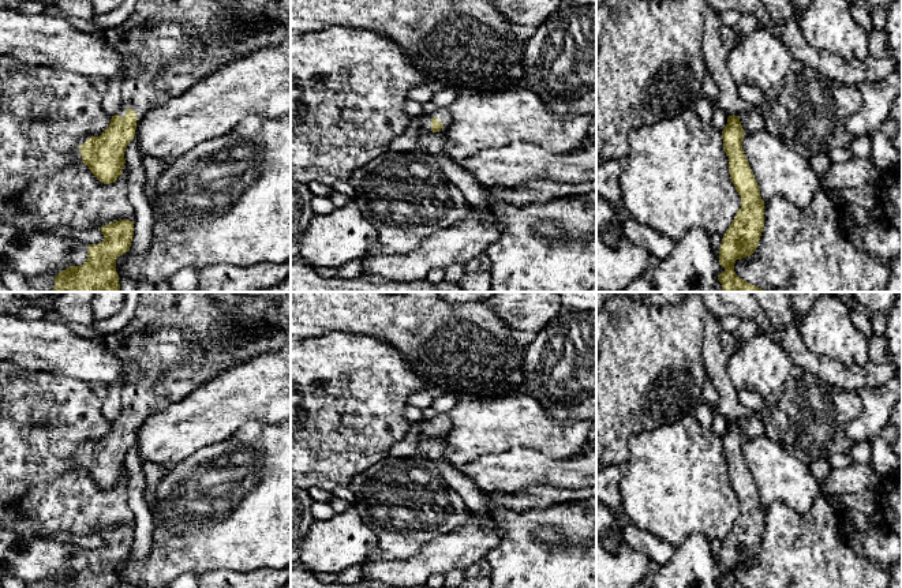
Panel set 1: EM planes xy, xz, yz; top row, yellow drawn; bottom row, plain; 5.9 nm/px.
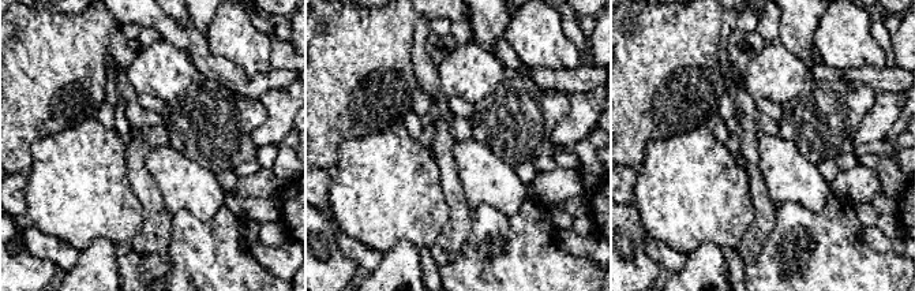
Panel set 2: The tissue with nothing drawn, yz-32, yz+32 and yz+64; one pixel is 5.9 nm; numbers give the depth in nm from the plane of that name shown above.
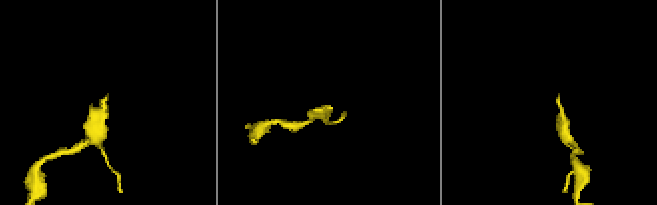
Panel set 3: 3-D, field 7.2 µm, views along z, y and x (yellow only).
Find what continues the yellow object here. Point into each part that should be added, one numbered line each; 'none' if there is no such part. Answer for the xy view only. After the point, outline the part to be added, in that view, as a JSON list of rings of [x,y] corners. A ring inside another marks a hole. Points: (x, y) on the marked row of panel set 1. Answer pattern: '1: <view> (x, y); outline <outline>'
1: xy (183, 40); outline [[[136,0],[134,12],[128,19],[116,27],[109,27],[102,33],[105,41],[128,60],[128,74],[121,82],[121,106],[117,116],[124,117],[126,111],[131,108],[136,116],[145,115],[149,109],[162,105],[166,101],[183,94],[199,79],[217,71],[218,68],[233,63],[244,56],[265,49],[269,46],[282,44],[291,37],[291,0]]]

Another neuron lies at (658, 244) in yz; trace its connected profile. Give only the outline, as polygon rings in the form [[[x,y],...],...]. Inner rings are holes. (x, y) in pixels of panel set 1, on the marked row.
[[[626,216],[624,220],[624,233],[635,246],[648,251],[659,261],[666,259],[671,254],[675,243],[670,237],[639,224],[629,216]]]

